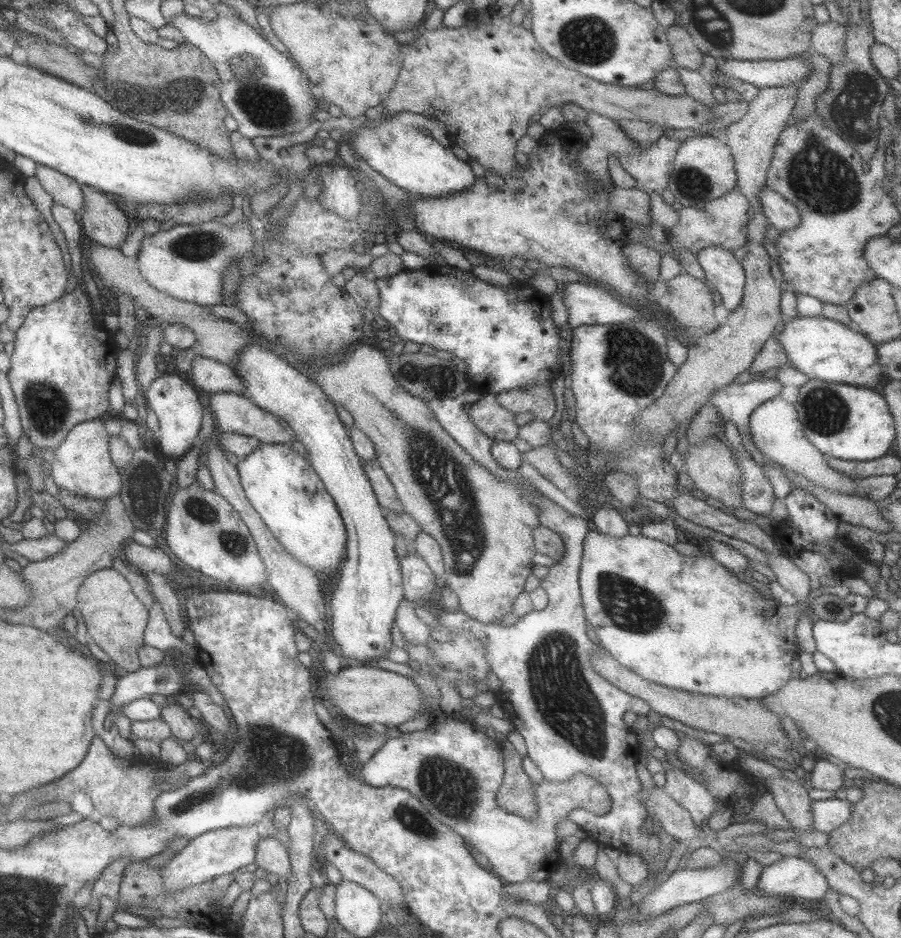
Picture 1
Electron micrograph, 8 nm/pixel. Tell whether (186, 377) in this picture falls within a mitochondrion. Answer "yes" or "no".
no

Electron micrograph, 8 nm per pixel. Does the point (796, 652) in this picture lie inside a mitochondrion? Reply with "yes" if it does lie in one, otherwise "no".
no

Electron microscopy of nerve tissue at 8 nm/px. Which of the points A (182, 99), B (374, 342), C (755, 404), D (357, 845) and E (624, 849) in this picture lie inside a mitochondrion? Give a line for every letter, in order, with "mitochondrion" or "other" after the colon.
A: mitochondrion
B: other
C: other
D: other
E: other

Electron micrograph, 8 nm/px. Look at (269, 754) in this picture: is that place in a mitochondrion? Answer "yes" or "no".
yes

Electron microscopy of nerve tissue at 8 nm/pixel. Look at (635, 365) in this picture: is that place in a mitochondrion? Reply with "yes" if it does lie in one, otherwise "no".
yes

